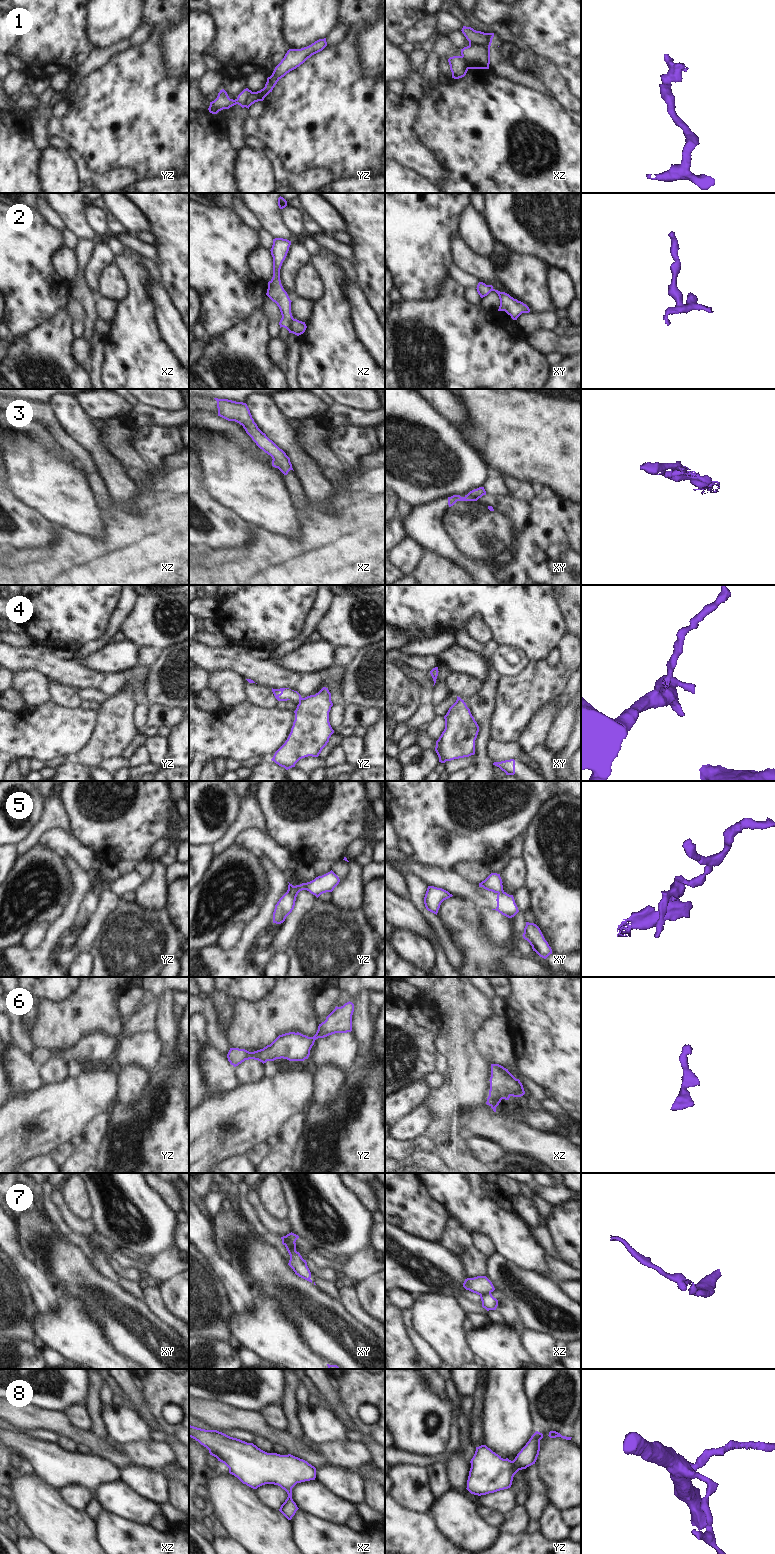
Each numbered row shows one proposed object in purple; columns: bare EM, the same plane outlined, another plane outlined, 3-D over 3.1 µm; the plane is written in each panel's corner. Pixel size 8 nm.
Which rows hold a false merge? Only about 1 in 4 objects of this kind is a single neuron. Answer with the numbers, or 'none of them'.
1, 2, 3, 4, 5, 7

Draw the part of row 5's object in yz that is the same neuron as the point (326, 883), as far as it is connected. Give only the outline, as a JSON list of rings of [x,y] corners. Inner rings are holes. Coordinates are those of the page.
[[[331,870],[322,876],[316,877],[310,882],[302,883],[300,885],[293,886],[288,882],[287,892],[297,897],[300,891],[307,890],[318,898],[323,893],[332,892],[339,882],[339,877]]]

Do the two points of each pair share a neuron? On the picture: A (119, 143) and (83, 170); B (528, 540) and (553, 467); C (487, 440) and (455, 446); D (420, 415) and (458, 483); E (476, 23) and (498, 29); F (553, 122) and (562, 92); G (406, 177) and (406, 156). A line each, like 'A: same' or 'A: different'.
A: different
B: different
C: different
D: same
E: same
F: different
G: different

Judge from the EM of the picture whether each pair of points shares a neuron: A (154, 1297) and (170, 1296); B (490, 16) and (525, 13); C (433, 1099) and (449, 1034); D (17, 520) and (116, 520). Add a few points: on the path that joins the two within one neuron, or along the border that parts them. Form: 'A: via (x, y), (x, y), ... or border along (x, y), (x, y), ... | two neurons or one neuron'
A: border along (157, 1286), (164, 1306), (175, 1316) | two neurons
B: border along (512, 10), (509, 18) | two neurons
C: via (449, 1083), (451, 1081), (451, 1050) | one neuron
D: border along (55, 525), (56, 540), (43, 546) | two neurons

